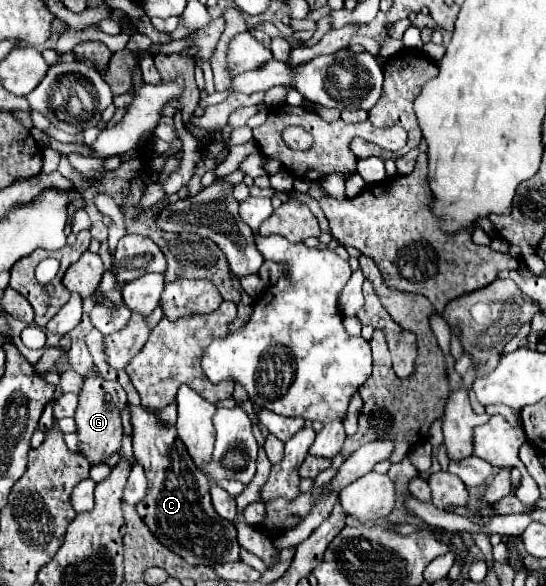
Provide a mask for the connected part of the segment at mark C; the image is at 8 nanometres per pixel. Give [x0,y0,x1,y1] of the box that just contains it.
[129,405,239,565]

